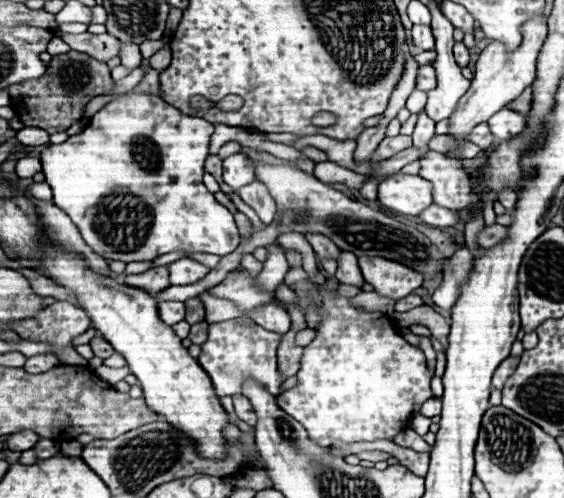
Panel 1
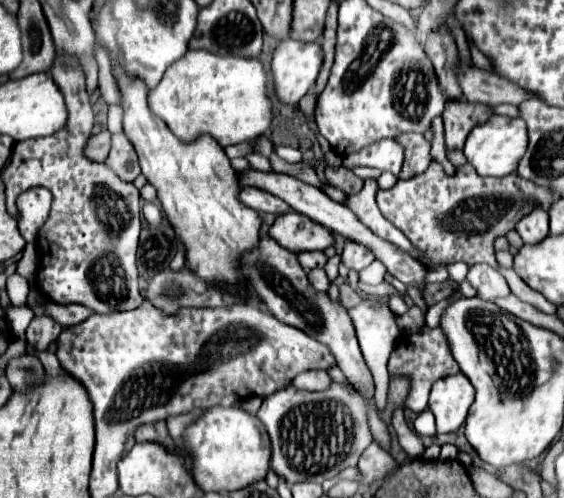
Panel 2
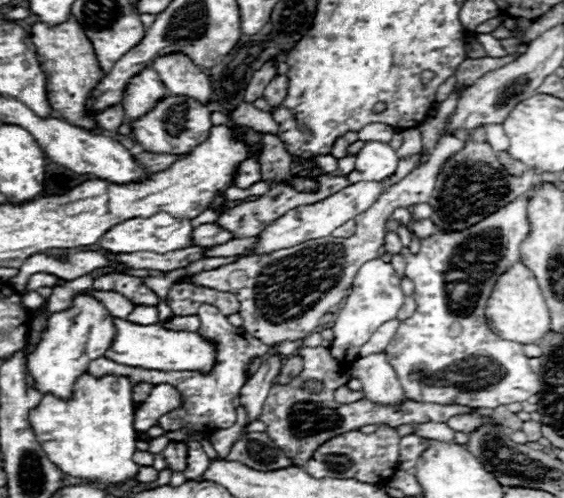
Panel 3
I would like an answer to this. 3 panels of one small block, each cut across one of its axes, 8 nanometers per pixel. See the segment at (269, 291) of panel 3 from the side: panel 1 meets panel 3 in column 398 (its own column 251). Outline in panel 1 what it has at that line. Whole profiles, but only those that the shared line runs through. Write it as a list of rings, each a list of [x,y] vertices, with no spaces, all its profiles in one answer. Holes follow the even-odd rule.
[[[254,180],[254,182],[246,184],[246,186],[242,186],[240,192],[238,192],[238,196],[240,196],[248,206],[252,206],[252,208],[256,210],[256,214],[260,216],[260,220],[262,220],[264,224],[270,224],[270,222],[274,220],[276,202],[274,202],[274,198],[270,196],[268,188],[266,188],[260,180]]]

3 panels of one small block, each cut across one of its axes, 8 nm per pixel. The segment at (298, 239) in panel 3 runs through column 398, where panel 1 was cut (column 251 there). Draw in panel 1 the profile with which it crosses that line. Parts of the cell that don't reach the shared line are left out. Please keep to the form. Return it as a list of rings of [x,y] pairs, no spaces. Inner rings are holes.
[[[242,152],[224,158],[222,166],[224,166],[224,174],[222,174],[224,182],[228,186],[232,186],[234,190],[238,190],[240,186],[244,186],[244,184],[248,184],[248,182],[252,182],[256,178],[250,158],[244,156]]]

